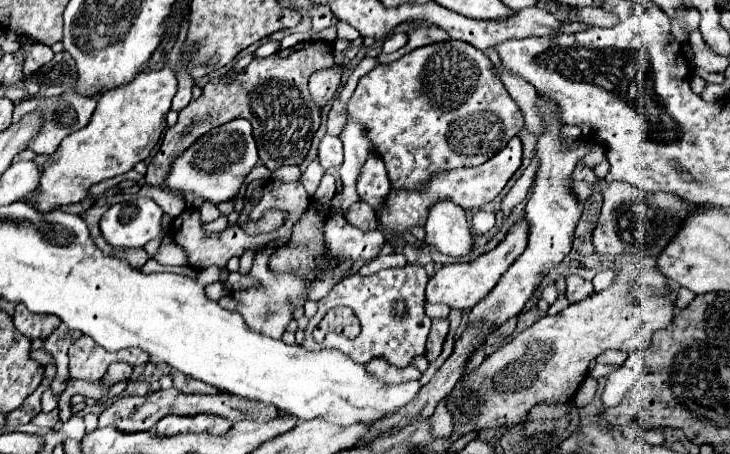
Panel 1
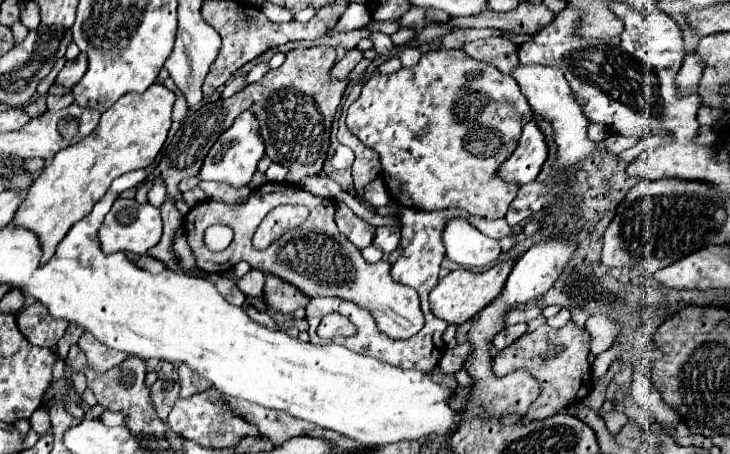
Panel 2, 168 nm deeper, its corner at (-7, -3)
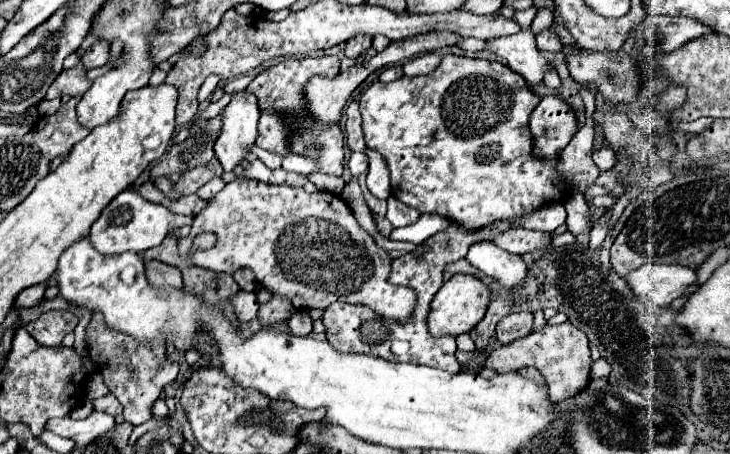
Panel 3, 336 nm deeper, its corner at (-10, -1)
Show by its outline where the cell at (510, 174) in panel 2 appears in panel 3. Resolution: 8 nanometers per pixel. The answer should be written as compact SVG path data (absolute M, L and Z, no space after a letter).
M548 95L532 111L530 131L534 135L536 155L554 159L578 131L578 119L560 95Z

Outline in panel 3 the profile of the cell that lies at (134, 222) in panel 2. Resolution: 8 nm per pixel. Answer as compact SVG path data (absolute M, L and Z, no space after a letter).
M122 191L118 197L110 201L110 205L102 211L102 215L94 221L88 241L102 255L120 255L126 251L142 253L150 247L162 243L162 239L170 233L170 229L178 229L182 225L190 225L192 217L176 215L162 205L150 203L140 197L136 191Z

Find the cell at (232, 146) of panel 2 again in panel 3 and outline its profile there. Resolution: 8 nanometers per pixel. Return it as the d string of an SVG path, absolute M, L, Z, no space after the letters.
M234 91L232 93L232 101L222 111L222 129L214 143L214 153L224 171L232 171L236 165L240 165L240 161L248 153L246 147L254 145L254 135L258 133L258 129L256 129L258 113L260 113L260 109L258 109L258 101L256 101L254 93L250 93L250 91Z

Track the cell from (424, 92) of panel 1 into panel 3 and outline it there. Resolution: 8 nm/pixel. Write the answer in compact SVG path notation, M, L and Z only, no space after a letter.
M448 53L430 75L370 85L360 97L360 113L366 145L384 155L396 199L420 213L442 215L464 229L480 229L496 221L532 215L544 205L558 203L570 195L556 169L558 159L544 159L534 153L528 121L538 101L524 77L510 67L498 61L466 59Z

